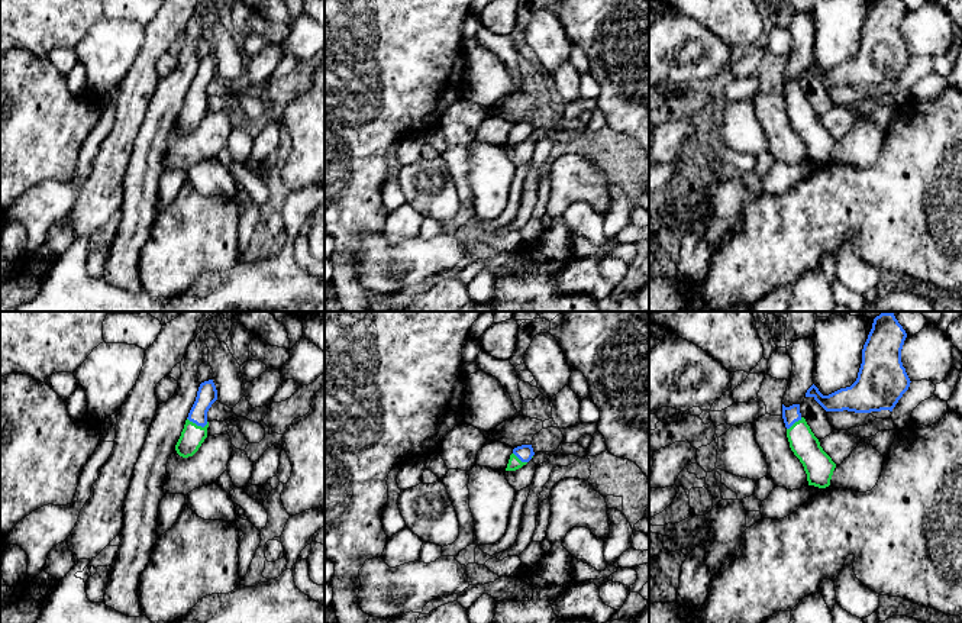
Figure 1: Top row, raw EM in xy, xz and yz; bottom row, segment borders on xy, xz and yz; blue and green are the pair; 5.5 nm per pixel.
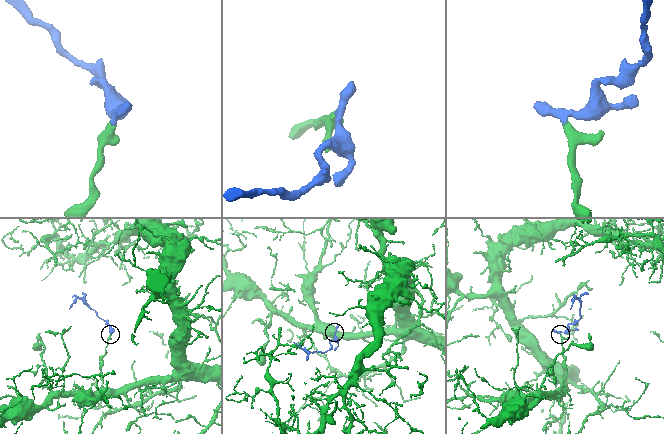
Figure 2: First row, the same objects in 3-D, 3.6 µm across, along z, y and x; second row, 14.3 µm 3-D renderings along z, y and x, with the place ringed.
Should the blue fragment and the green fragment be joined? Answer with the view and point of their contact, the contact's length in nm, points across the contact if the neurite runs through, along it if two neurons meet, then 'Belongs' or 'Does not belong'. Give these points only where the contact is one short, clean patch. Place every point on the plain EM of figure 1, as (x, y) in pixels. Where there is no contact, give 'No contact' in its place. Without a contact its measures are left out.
Touches blue at xy (197, 100). Shared border 120 nm. Path across: xy (207, 70), (199, 86), (197, 100), (191, 112). Belongs

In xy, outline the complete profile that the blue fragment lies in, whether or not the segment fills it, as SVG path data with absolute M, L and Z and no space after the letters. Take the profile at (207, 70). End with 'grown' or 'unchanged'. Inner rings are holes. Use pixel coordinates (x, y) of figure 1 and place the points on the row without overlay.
M213 55L201 58L181 112L175 120L175 126L180 132L193 132L207 113L207 87L216 75L217 65Z; grown

